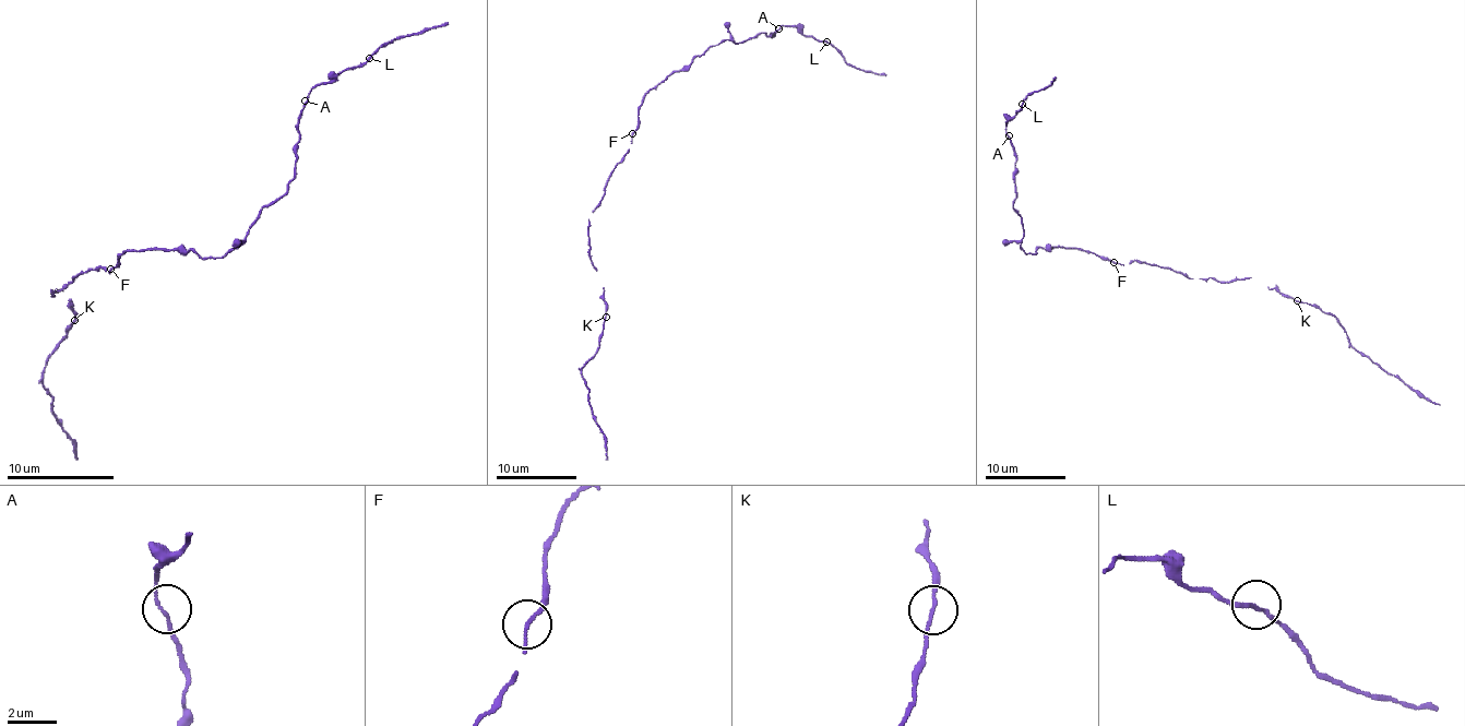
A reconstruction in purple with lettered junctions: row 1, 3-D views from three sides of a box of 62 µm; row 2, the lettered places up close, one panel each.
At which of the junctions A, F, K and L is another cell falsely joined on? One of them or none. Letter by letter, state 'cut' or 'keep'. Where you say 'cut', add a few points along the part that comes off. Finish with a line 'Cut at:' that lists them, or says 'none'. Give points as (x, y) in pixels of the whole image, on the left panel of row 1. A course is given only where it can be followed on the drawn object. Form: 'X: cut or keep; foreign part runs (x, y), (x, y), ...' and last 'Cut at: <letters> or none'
A: keep
F: keep
K: keep
L: keep
Cut at: none

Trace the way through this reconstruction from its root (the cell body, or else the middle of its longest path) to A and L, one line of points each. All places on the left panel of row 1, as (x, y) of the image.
A: (116, 266), (126, 250), (193, 250), (203, 258), (230, 253), (295, 176), (297, 117), (305, 100)
L: (116, 266), (126, 250), (193, 250), (203, 258), (230, 253), (295, 176), (297, 117), (308, 93), (369, 58)

